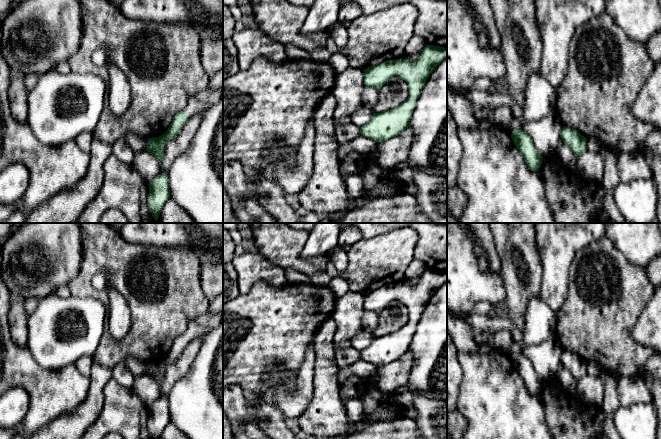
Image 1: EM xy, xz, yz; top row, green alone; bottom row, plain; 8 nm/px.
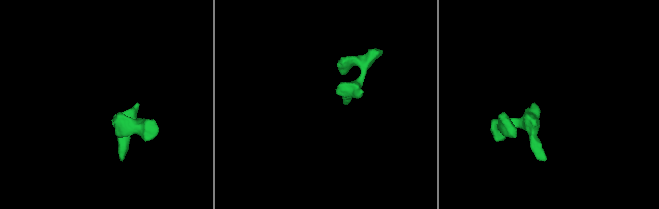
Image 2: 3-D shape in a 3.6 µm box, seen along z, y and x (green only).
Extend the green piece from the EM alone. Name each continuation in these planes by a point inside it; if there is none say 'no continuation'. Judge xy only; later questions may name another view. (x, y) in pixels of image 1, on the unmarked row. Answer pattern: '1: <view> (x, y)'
1: xy (194, 331)

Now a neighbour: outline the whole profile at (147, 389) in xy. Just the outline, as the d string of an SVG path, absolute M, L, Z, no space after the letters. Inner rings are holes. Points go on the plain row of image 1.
M146 374L135 377L131 389L139 396L147 408L161 397L161 389L157 382Z

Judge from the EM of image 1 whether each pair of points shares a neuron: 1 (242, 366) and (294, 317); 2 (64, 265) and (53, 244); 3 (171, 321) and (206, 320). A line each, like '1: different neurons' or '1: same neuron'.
1: same neuron
2: same neuron
3: different neurons

